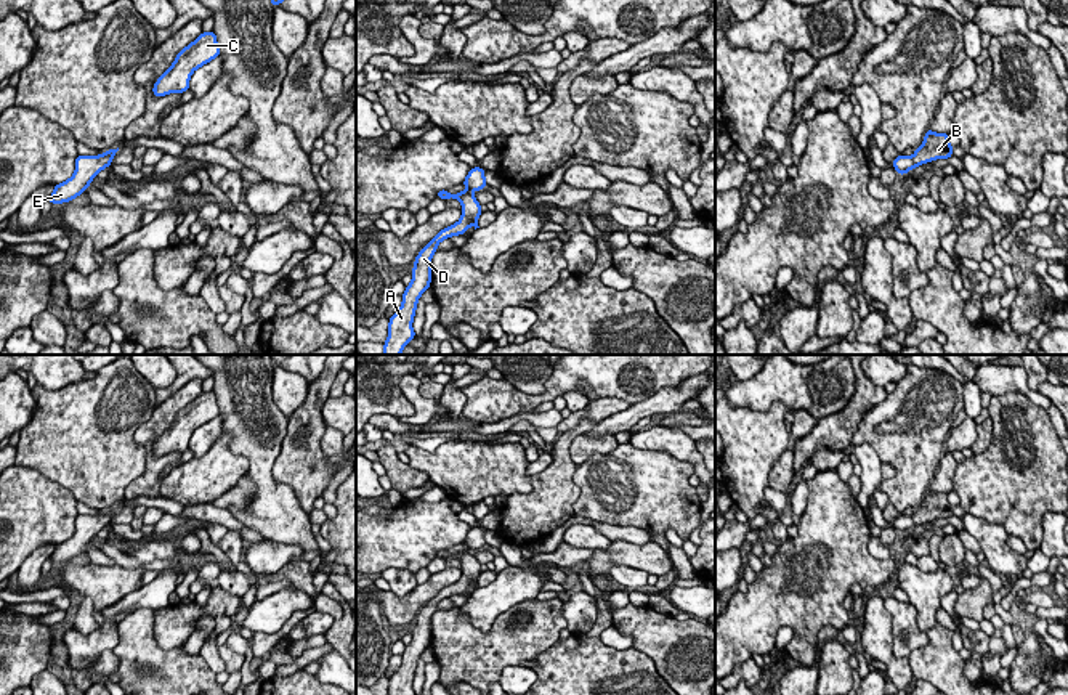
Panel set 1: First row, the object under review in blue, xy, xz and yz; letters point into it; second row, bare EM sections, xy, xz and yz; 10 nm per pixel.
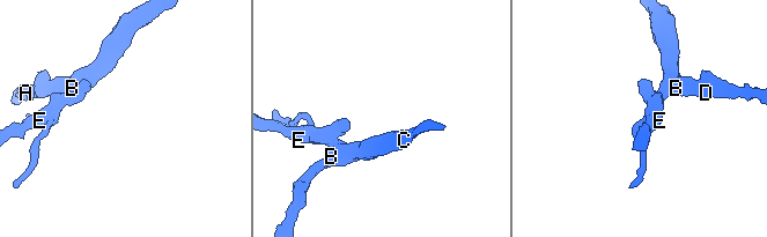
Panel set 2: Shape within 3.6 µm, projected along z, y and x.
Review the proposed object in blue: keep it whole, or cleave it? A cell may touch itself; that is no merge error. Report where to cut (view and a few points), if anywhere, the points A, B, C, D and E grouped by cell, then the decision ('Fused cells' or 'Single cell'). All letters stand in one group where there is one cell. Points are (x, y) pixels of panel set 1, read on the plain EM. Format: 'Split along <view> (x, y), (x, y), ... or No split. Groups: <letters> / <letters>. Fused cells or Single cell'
No split. Groups: A B C D E. Single cell

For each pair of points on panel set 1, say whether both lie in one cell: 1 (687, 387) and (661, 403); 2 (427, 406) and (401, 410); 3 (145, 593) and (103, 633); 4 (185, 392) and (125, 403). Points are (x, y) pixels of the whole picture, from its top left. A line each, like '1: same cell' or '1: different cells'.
1: same cell
2: different cells
3: same cell
4: different cells

